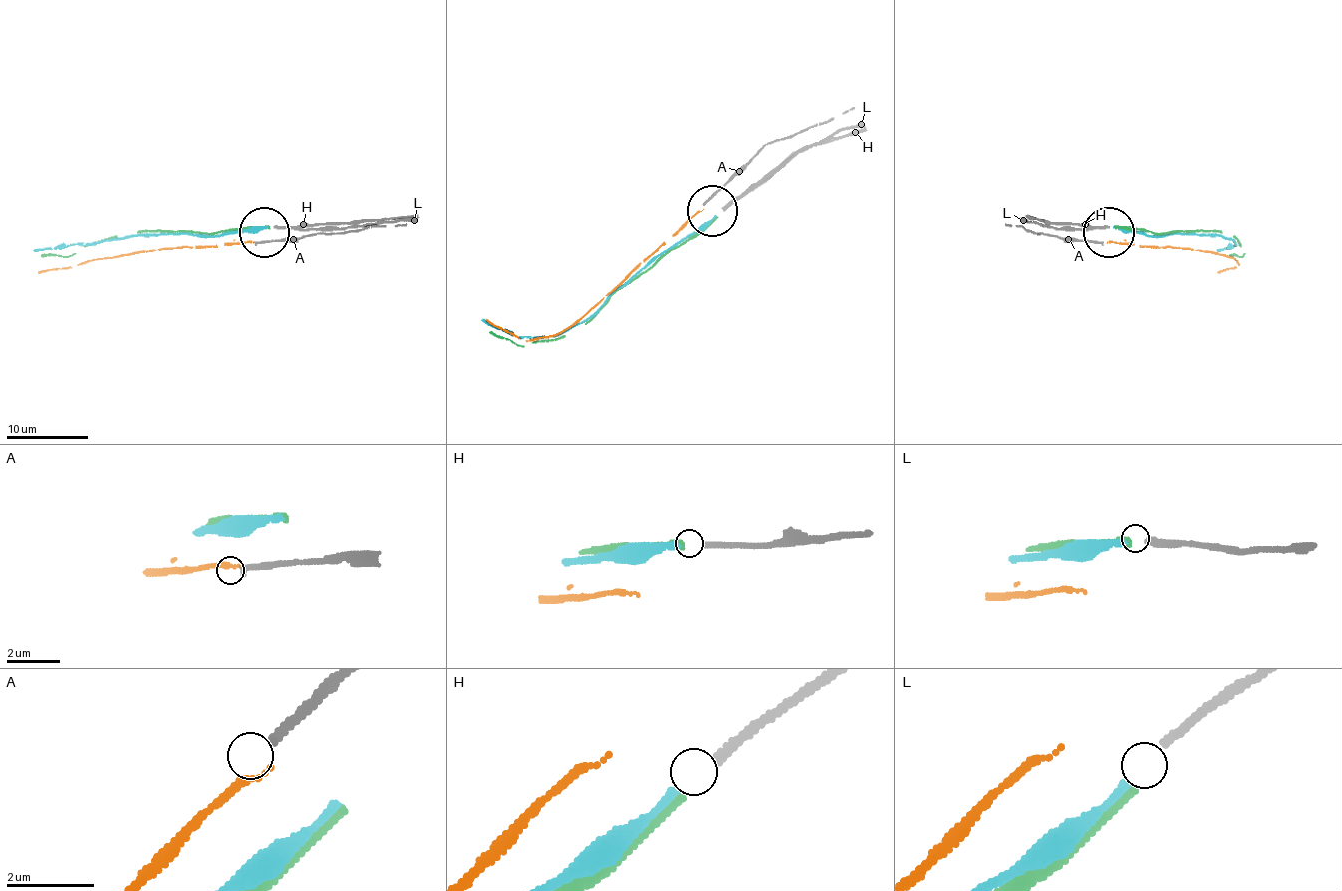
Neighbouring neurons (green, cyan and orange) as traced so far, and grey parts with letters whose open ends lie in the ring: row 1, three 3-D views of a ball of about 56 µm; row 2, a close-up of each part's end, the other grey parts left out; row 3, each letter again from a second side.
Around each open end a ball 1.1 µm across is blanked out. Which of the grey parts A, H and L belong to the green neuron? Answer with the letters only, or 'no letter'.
H

